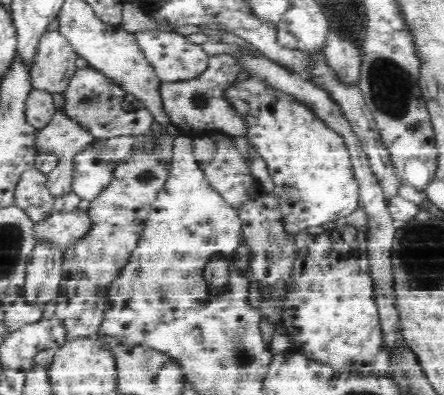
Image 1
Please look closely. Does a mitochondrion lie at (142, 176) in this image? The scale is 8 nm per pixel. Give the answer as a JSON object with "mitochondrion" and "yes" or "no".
{"mitochondrion":"yes"}

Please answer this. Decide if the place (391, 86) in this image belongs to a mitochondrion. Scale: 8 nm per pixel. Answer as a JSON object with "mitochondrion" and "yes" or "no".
{"mitochondrion":"yes"}

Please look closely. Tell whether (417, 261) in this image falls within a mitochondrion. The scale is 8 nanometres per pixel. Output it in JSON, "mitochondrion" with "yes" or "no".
{"mitochondrion":"yes"}

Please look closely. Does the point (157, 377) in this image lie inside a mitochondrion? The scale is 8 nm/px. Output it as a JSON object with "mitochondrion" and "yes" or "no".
{"mitochondrion":"no"}

